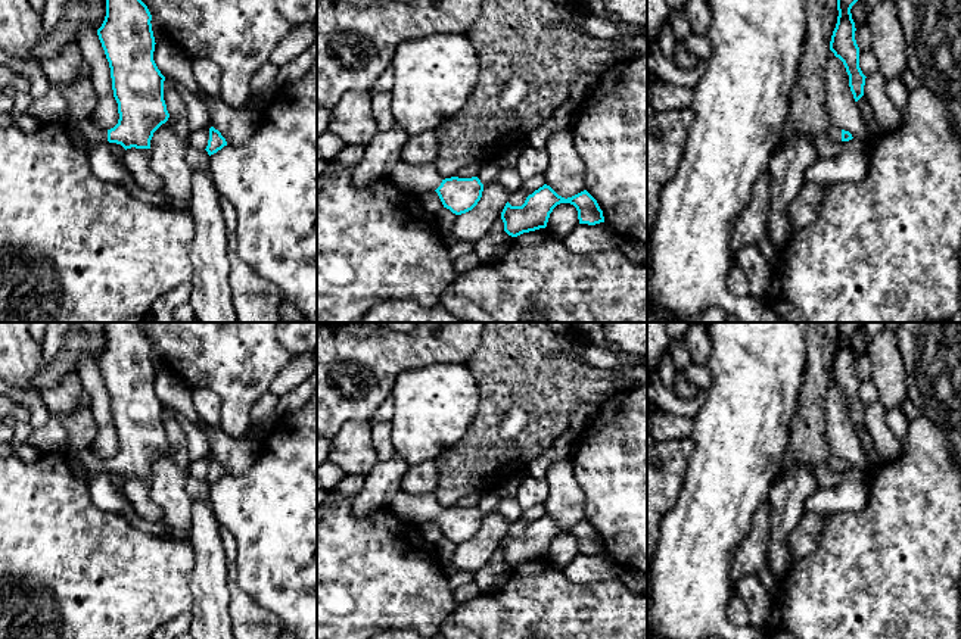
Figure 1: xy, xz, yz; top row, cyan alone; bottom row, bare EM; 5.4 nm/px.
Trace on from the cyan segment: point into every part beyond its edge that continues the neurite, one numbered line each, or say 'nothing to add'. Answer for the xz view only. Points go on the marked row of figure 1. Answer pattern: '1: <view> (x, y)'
1: xz (417, 180)

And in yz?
1: yz (834, 133)

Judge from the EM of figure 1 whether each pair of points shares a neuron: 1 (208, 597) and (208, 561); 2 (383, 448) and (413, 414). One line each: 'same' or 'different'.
1: same
2: different

